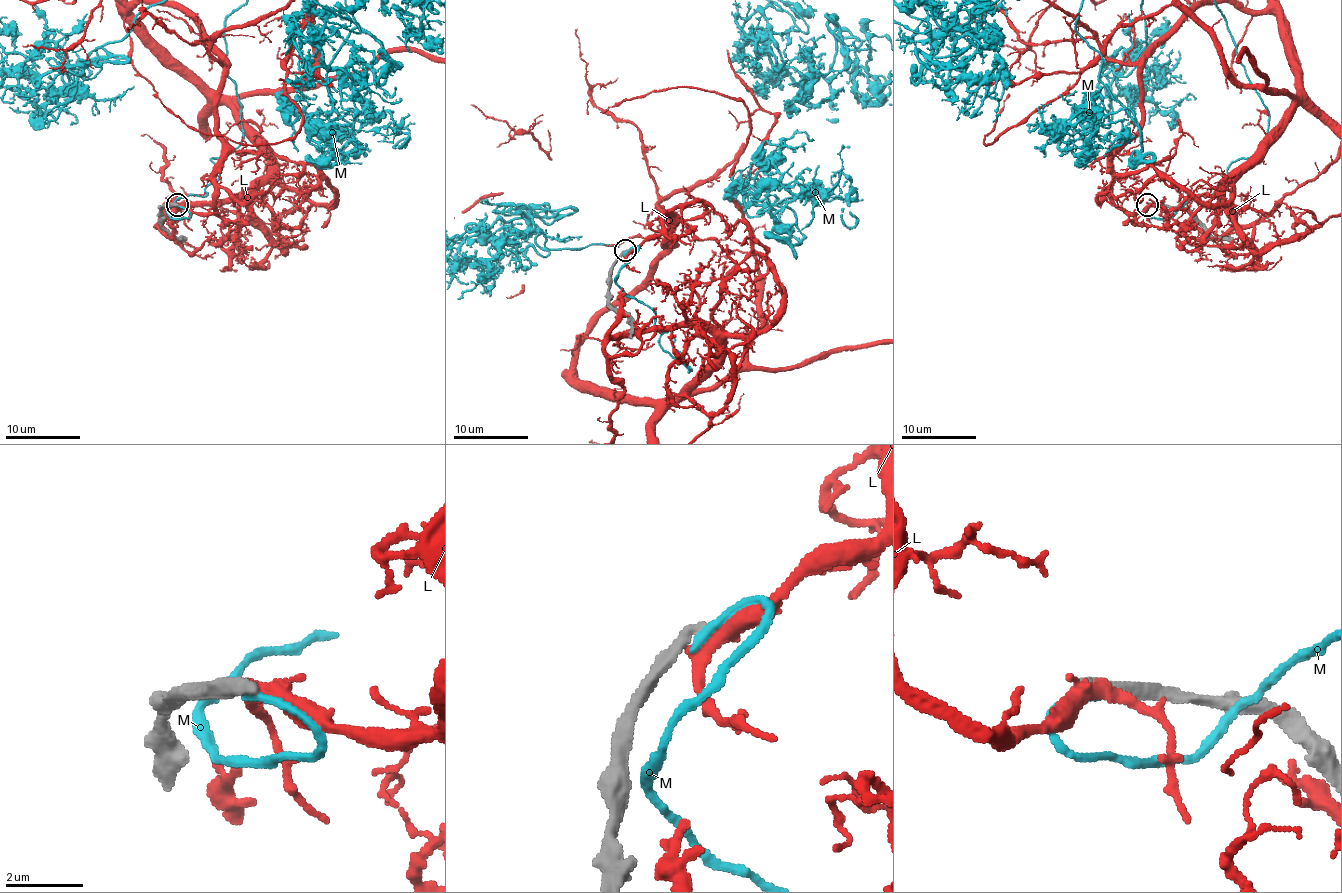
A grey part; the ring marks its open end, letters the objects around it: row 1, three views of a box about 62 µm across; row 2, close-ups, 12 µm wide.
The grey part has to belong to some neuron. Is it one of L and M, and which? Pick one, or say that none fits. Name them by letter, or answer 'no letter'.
no letter

